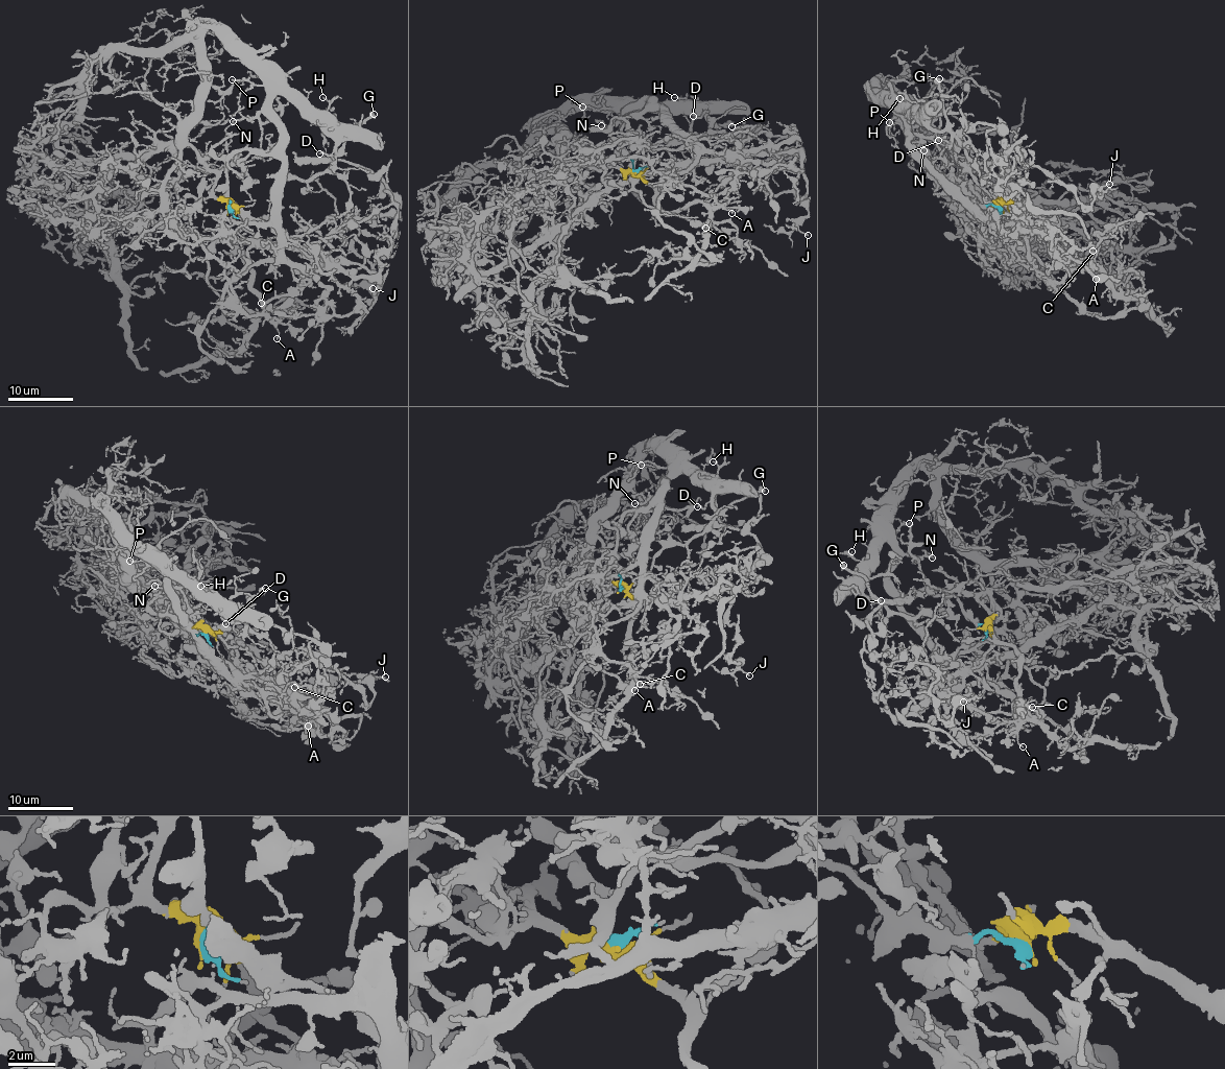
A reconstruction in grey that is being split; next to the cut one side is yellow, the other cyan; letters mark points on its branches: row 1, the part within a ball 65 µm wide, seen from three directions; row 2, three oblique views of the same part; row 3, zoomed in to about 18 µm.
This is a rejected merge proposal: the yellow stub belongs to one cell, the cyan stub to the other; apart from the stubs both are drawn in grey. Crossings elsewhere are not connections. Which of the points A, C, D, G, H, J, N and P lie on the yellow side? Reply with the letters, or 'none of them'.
A, C, J

